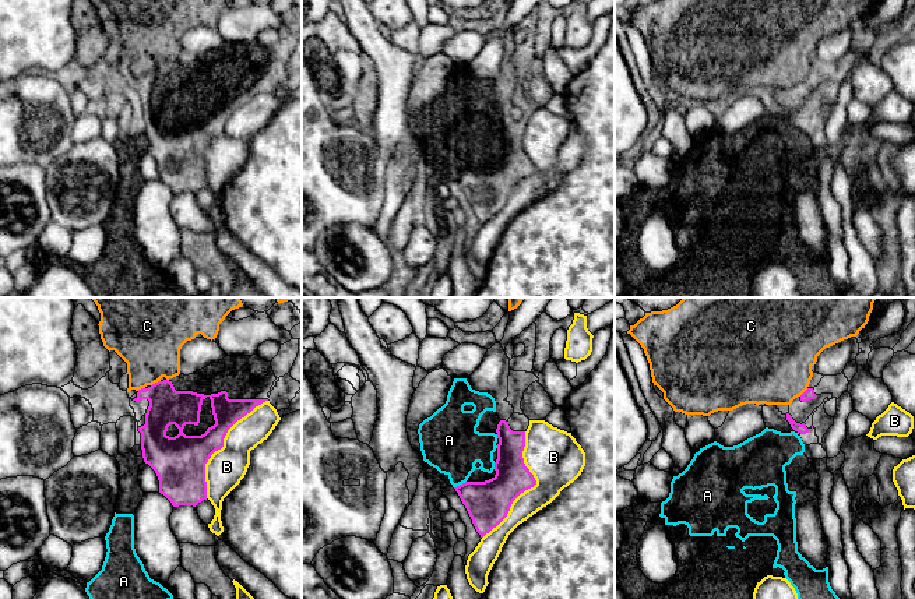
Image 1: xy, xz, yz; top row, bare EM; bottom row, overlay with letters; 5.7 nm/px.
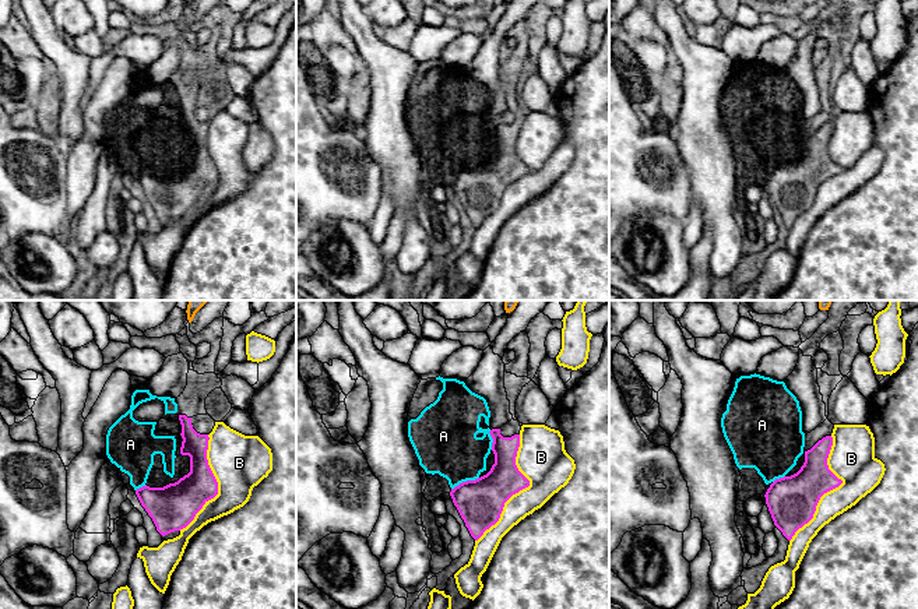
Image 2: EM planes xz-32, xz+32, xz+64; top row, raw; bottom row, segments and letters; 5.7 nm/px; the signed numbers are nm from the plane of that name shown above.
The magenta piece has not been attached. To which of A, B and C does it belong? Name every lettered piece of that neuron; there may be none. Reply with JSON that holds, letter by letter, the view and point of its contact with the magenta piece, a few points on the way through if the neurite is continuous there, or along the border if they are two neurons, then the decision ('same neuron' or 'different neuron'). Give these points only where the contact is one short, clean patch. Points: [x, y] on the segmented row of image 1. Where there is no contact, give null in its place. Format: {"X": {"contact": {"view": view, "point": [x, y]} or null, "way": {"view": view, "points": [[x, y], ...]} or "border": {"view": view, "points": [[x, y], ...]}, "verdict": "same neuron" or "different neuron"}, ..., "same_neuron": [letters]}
{"A": {"contact": {"view": "xz", "point": [460, 485]}, "verdict": "same neuron"}, "B": {"contact": {"view": "xz", "point": [531, 486]}, "verdict": "different neuron"}, "C": {"contact": {"view": "xy", "point": [155, 383]}, "verdict": "different neuron"}, "same_neuron": ["A"]}

